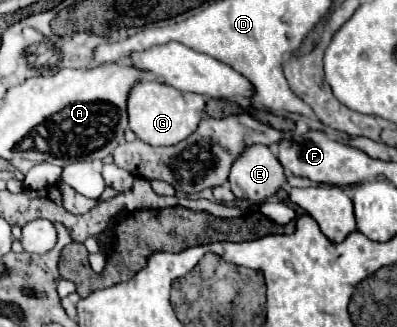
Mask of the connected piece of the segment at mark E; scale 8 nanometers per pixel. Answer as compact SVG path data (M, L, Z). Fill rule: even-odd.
M255 145L235 161L235 167L231 167L229 185L237 199L263 203L287 185L287 177L275 153L269 147Z

